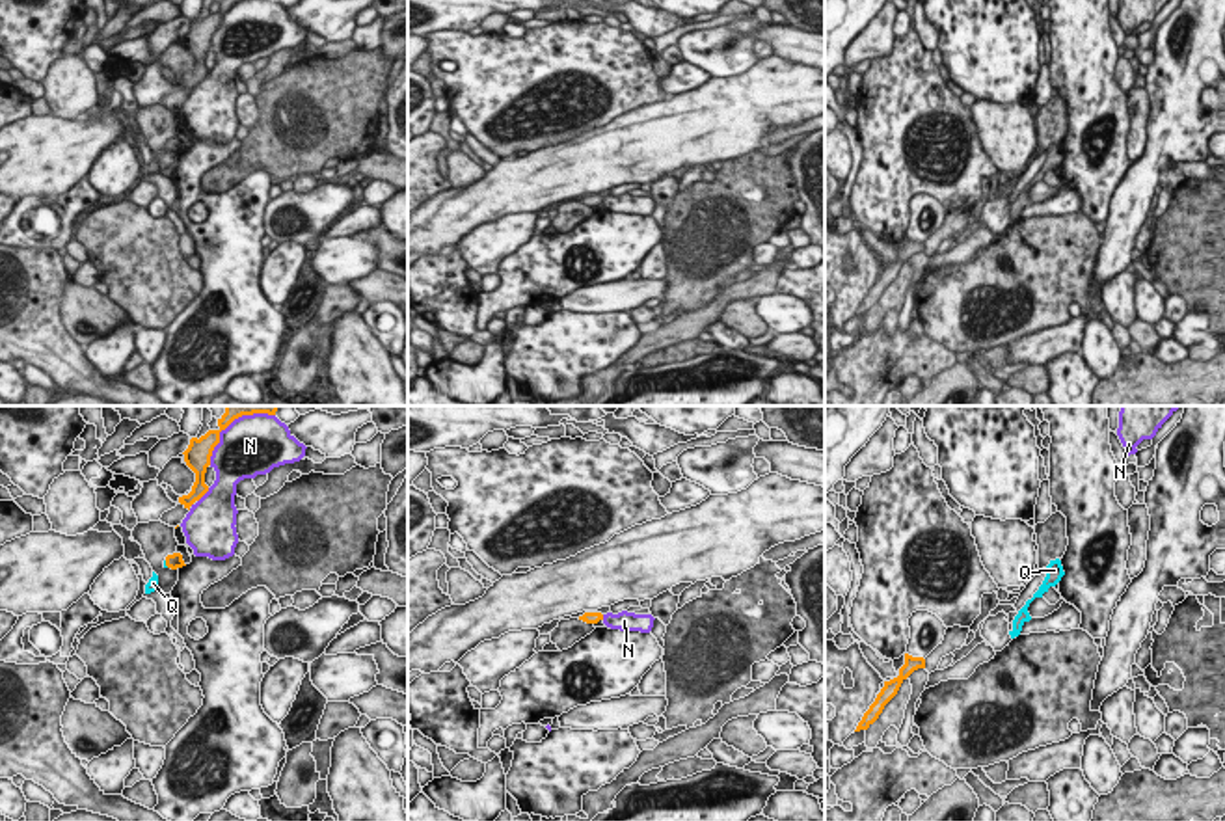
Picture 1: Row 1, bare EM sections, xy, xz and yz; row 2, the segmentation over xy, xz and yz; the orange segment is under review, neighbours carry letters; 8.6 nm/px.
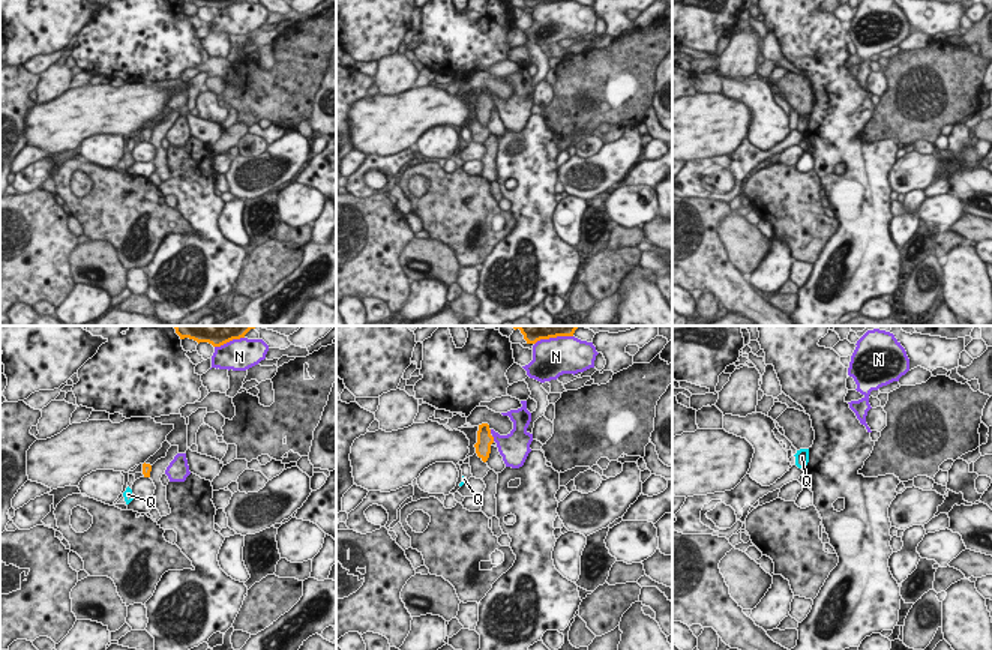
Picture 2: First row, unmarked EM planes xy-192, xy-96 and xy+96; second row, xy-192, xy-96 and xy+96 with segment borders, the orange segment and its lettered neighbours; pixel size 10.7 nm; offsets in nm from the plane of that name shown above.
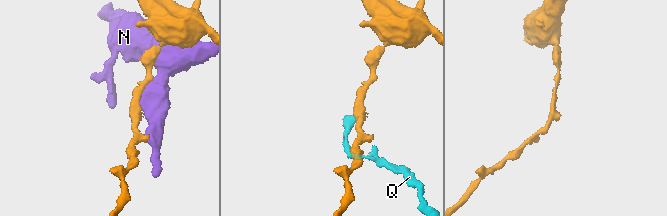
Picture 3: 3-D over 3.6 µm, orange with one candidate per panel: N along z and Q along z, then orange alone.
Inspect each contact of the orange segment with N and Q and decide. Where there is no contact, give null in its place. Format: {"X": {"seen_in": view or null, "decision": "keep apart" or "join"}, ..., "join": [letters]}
{"N": {"seen_in": "xy", "decision": "keep apart"}, "Q": {"seen_in": "xy", "decision": "join"}, "join": ["Q"]}

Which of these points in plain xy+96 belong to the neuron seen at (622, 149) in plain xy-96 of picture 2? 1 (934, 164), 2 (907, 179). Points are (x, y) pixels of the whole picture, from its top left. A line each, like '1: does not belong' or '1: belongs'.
1: belongs
2: belongs

